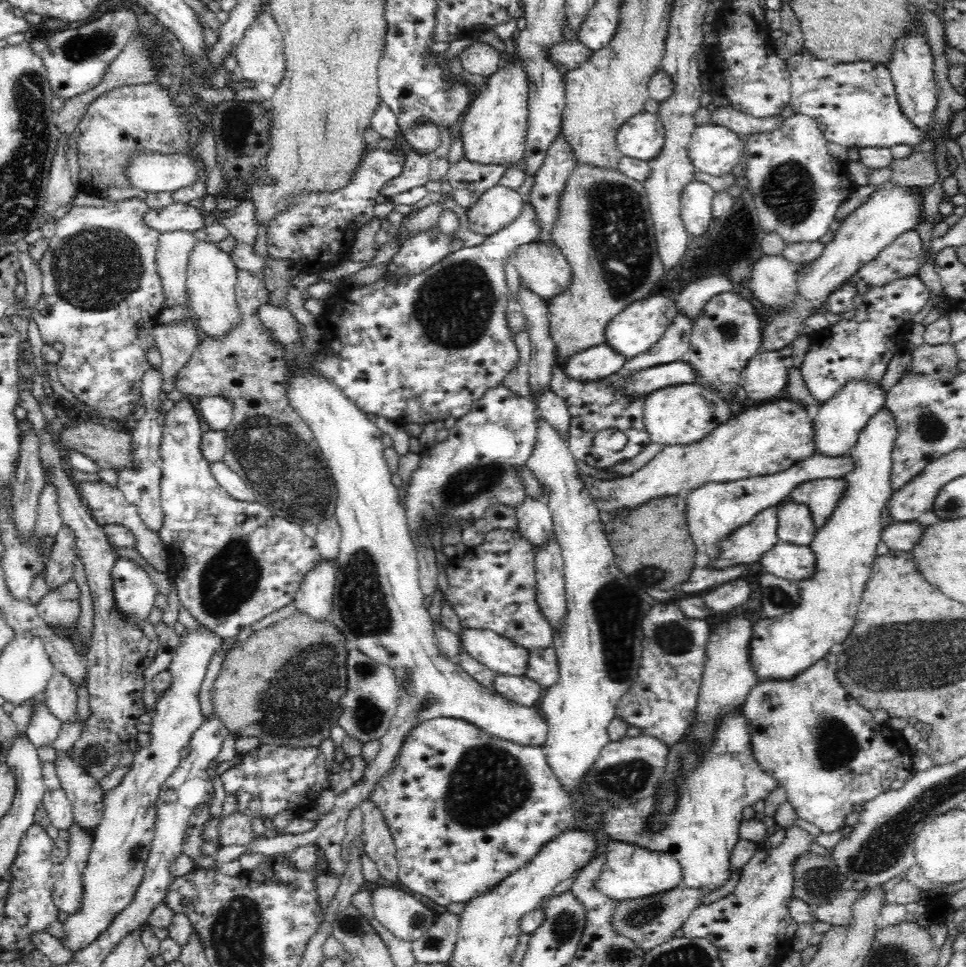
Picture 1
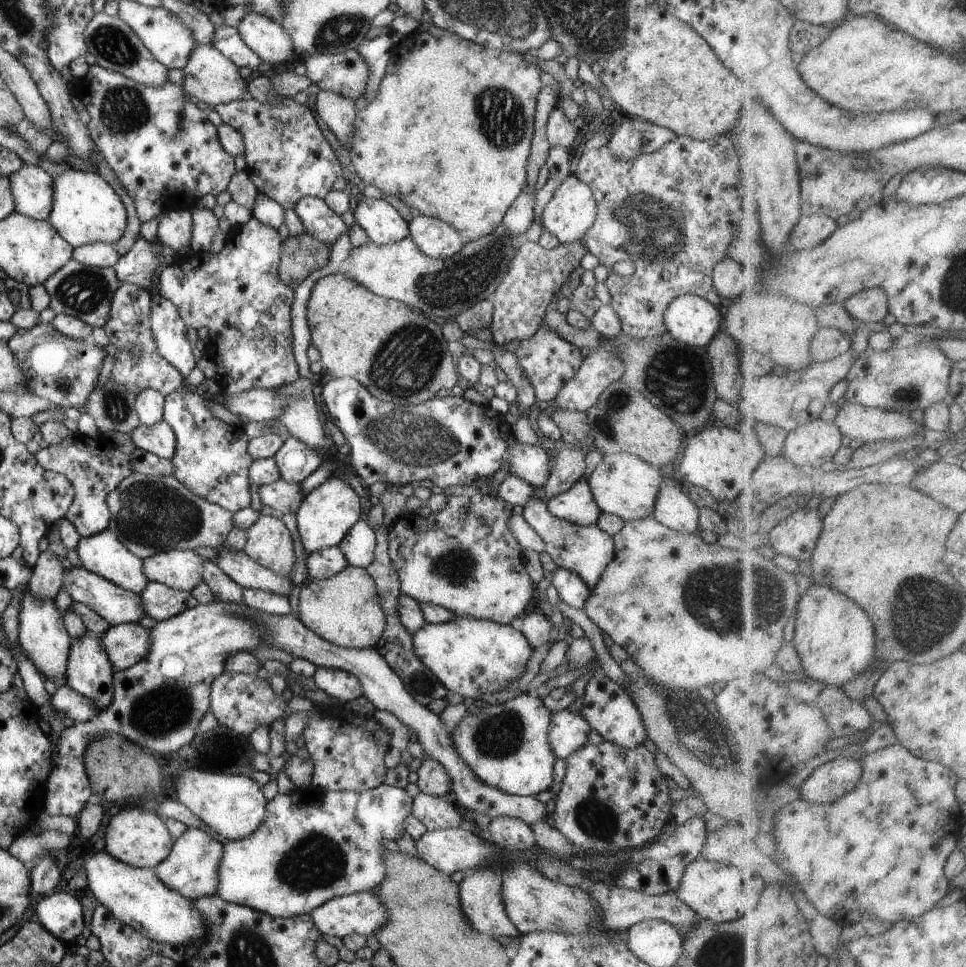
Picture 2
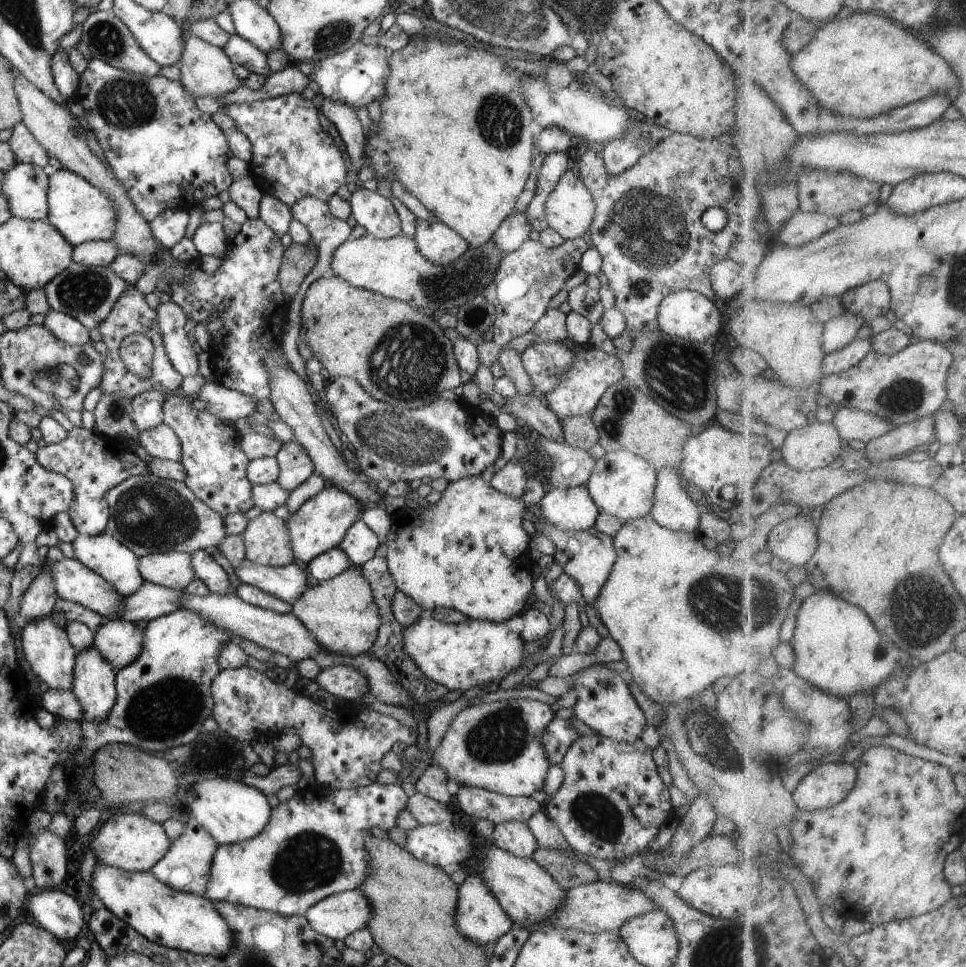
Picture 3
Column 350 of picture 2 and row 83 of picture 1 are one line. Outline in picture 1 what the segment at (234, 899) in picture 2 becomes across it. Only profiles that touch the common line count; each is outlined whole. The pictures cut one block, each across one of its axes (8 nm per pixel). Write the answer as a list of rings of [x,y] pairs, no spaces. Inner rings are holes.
[[[796,54],[787,60],[791,74],[790,108],[796,114],[809,116],[816,120],[823,129],[827,142],[850,148],[879,147],[891,148],[896,145],[908,145],[912,149],[922,144],[923,129],[916,128],[902,112],[895,92],[895,85],[888,65],[874,61],[851,61],[834,63],[821,60],[812,54]]]

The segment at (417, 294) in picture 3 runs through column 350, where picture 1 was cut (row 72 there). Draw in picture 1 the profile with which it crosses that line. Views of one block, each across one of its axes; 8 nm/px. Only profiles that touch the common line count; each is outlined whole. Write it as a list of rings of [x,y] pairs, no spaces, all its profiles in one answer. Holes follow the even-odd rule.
[[[270,11],[259,14],[258,19],[245,31],[244,37],[235,50],[239,76],[257,87],[262,83],[276,87],[286,71],[283,35]]]

